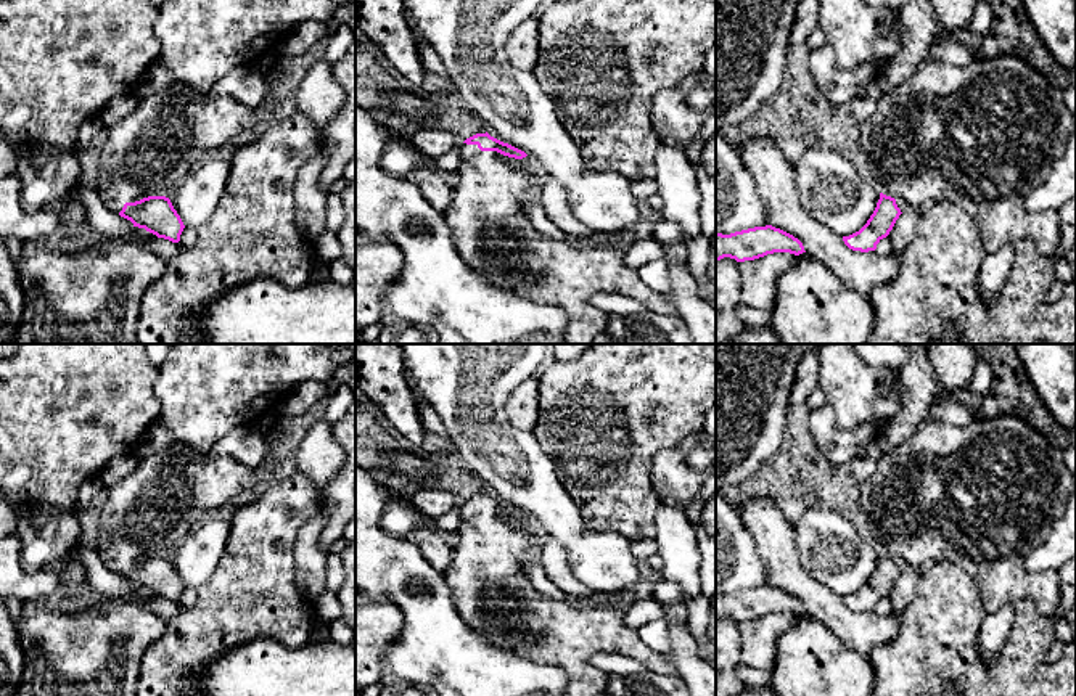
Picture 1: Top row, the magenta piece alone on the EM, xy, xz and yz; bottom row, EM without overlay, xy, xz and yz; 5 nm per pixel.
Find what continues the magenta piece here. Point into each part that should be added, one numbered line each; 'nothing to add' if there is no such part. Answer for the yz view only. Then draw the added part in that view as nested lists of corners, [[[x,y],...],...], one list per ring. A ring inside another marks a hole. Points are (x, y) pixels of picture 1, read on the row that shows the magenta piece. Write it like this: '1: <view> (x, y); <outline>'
1: yz (981, 137); [[[975,55],[967,66],[957,68],[930,56],[910,79],[883,93],[877,100],[875,114],[860,122],[859,159],[869,180],[883,194],[902,199],[914,211],[920,212],[941,201],[967,211],[976,223],[984,252],[1028,240],[1042,256],[1055,259],[1062,241],[1058,211],[1029,214],[1025,201],[1050,175],[1074,129],[1076,116],[1066,108],[1062,88],[1052,85],[1026,61],[1012,55],[996,58]]]

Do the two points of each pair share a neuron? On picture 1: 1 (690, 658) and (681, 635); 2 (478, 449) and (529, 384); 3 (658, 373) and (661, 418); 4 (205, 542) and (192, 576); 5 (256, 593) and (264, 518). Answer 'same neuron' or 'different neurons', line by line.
1: same neuron
2: different neurons
3: same neuron
4: same neuron
5: same neuron

